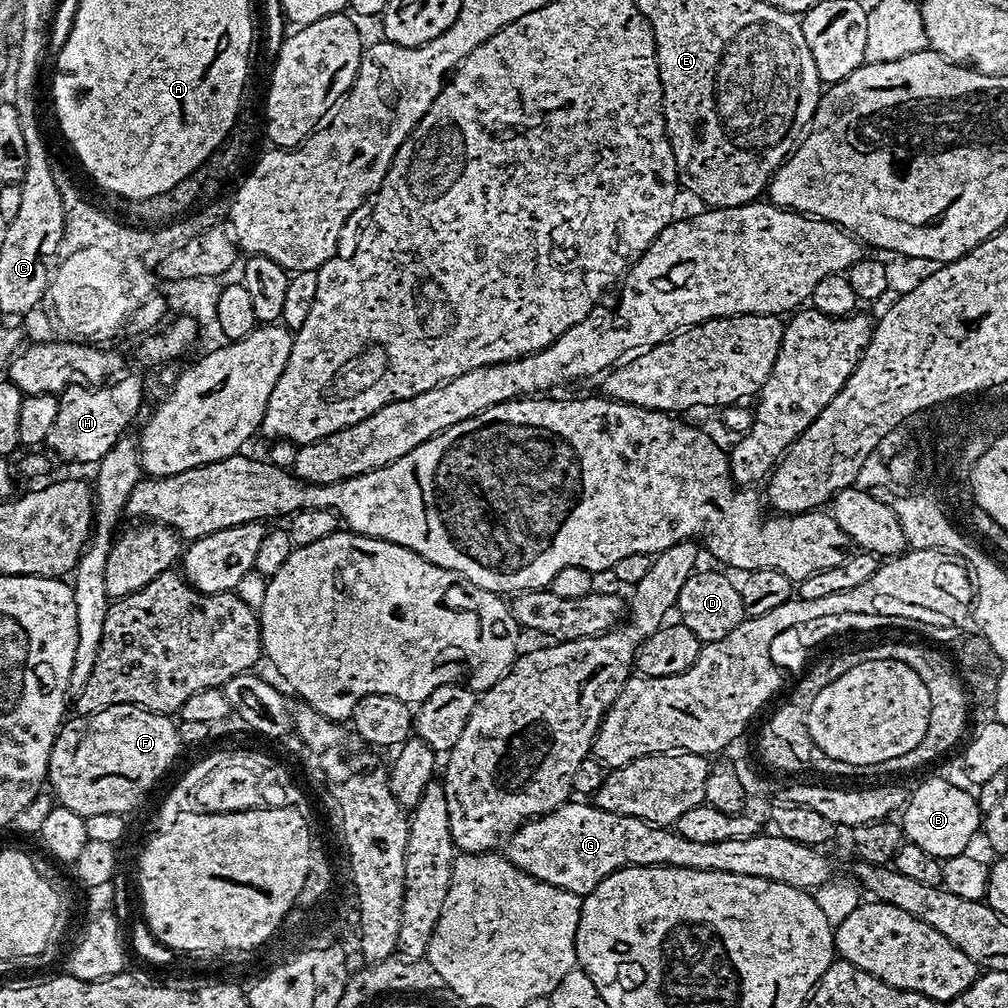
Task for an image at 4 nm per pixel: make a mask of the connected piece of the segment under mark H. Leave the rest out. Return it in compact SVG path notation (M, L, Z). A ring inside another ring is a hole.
M136 376L125 380L113 379L99 386L85 383L72 384L59 393L56 401L54 422L50 425L50 434L46 448L53 457L61 456L72 464L95 466L112 447L125 435L128 423L140 412L140 403L144 400L144 384Z

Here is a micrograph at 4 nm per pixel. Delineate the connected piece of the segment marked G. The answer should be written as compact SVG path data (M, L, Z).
M592 802L561 804L544 816L525 820L507 837L506 848L507 844L506 855L515 868L581 898L589 896L598 882L623 868L667 866L746 874L805 890L815 890L820 884L828 883L833 875L827 858L820 853L823 851L785 836L757 834L726 838L726 842L690 842L690 838L682 838L667 827L622 814L610 814Z

